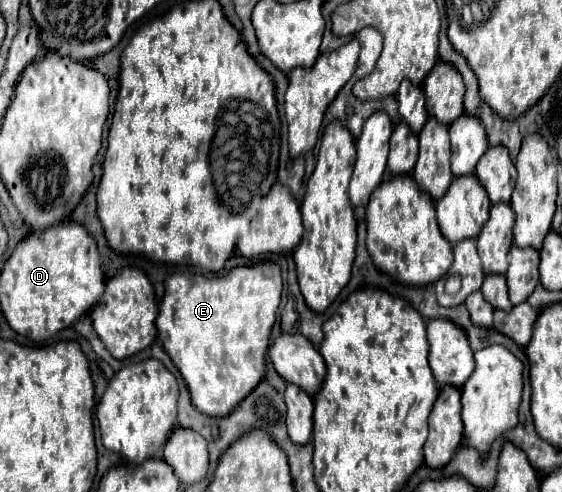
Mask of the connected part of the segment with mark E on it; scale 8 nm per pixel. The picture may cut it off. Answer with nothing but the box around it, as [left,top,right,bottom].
[156,262,282,416]

